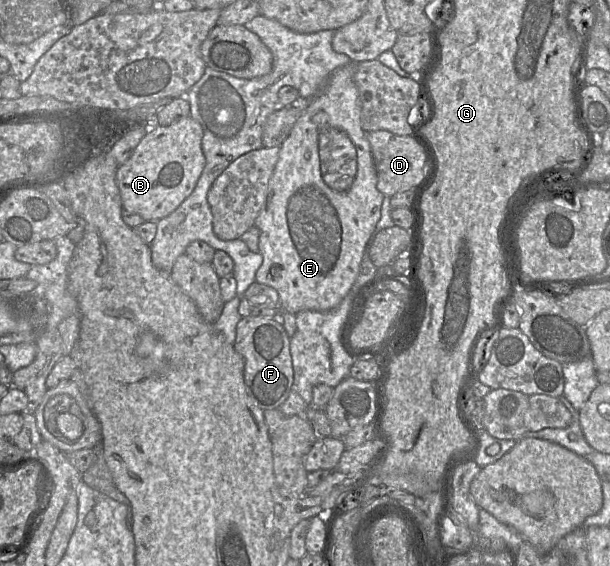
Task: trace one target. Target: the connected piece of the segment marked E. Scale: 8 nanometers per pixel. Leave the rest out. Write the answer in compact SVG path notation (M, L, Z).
M351 61L349 64L335 69L330 74L323 91L307 102L305 110L294 124L290 134L279 146L279 157L268 183L266 201L254 222L254 225L260 230L259 251L263 256L262 264L256 271L255 280L274 288L279 295L280 308L293 314L306 310L329 311L342 302L358 277L365 246L381 217L381 206L385 196L377 189L377 171L371 146L361 127L359 94L353 80L357 64Z

